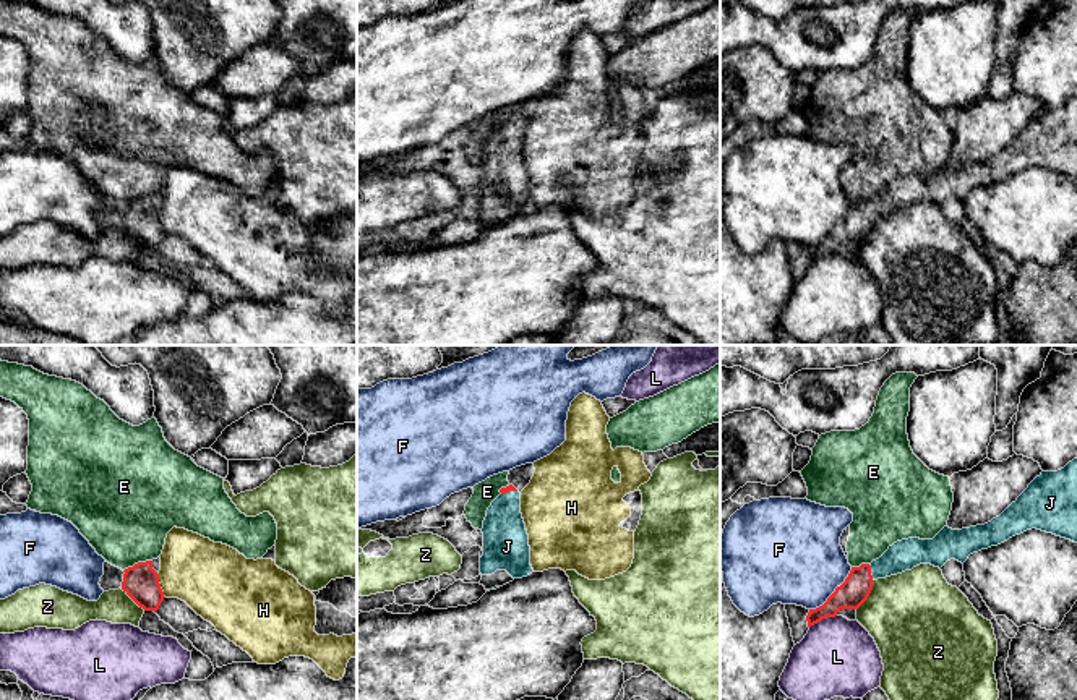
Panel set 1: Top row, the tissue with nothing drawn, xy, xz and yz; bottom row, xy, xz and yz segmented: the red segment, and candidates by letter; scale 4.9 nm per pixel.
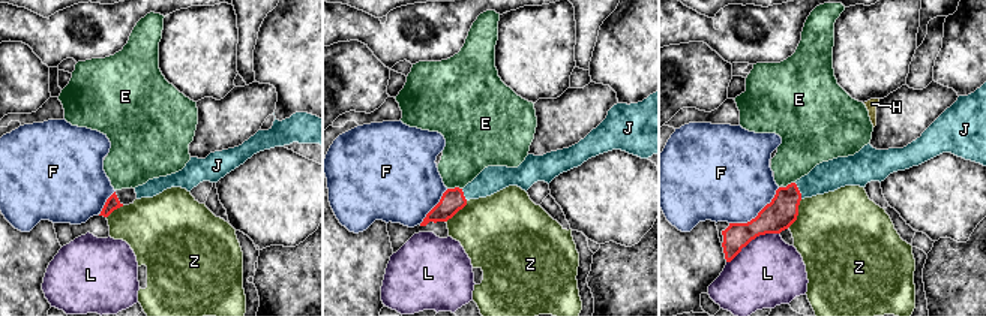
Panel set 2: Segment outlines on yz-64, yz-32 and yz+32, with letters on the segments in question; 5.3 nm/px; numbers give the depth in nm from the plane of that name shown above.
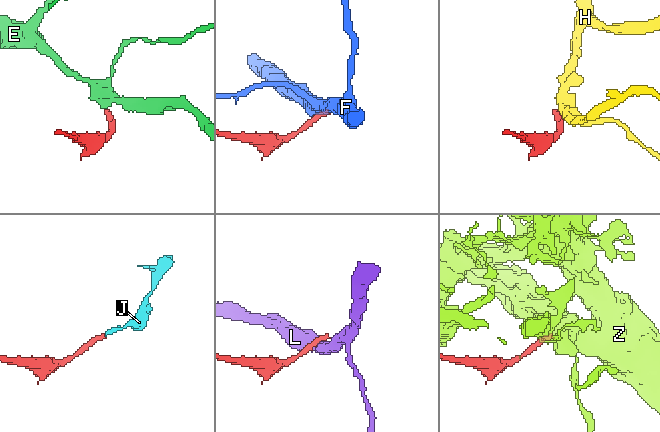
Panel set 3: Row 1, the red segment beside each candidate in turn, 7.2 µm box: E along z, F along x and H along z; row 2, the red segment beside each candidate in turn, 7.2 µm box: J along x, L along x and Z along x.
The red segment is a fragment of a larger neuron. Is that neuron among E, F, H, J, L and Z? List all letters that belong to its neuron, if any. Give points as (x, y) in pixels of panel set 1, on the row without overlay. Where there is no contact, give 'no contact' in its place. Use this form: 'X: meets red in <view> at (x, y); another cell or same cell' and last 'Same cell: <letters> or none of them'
E: meets red in xy at (138, 200); another cell
F: meets red in yz at (834, 229); another cell
H: meets red in xy at (159, 222); another cell
J: meets red in yz at (870, 209); same cell
L: meets red in yz at (823, 255); another cell
Z: meets red in yz at (868, 232); another cell
Same cell: J

